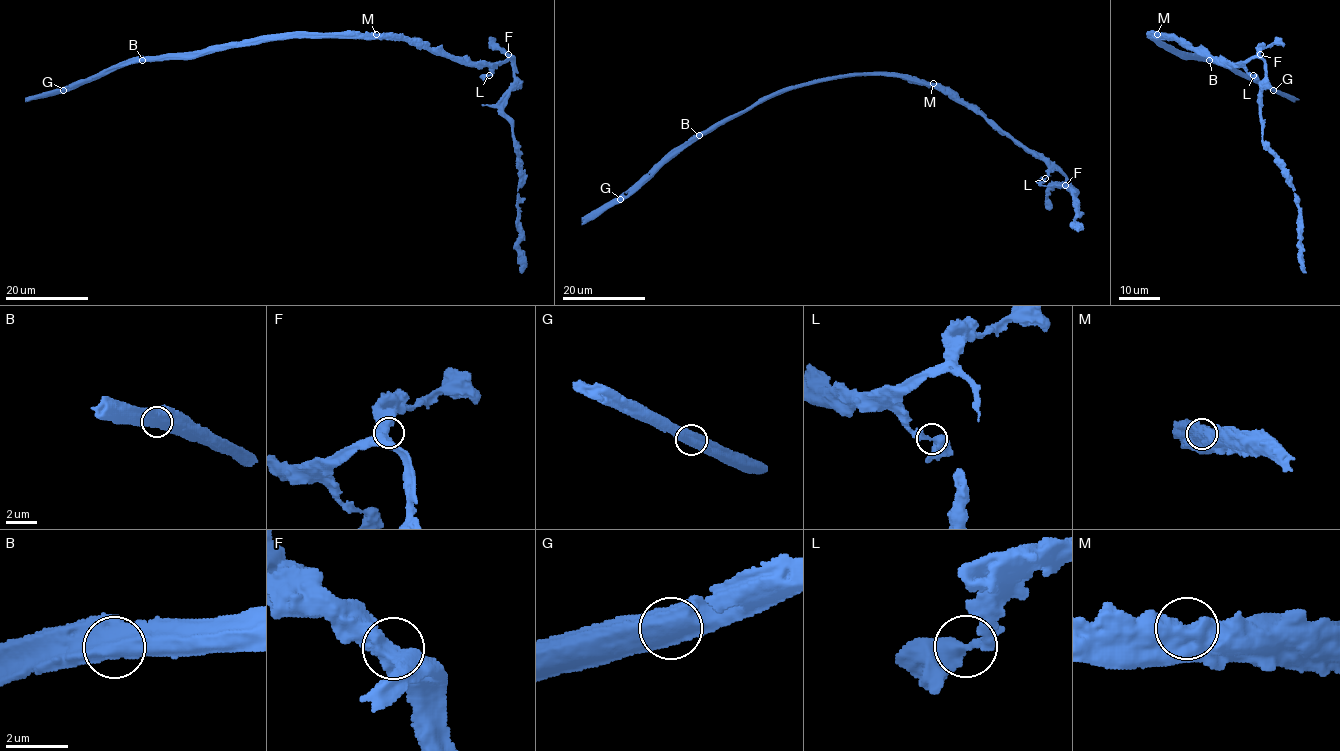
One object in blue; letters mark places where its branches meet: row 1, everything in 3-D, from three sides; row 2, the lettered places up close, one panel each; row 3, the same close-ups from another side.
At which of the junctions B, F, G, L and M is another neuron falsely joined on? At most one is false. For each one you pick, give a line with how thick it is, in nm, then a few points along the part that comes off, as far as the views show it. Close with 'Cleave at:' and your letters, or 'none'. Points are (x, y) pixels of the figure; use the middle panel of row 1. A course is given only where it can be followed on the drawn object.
Cleave at: none

